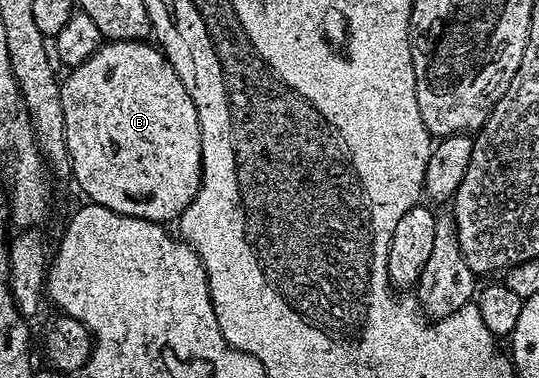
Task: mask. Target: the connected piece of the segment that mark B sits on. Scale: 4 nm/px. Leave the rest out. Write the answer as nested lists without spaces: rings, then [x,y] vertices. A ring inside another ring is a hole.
[[[105,41],[99,50],[82,64],[71,67],[63,75],[60,91],[62,92],[62,112],[66,112],[66,148],[70,148],[72,161],[72,178],[80,185],[87,201],[93,206],[110,208],[119,214],[145,218],[151,222],[172,224],[179,219],[180,213],[194,200],[200,187],[200,161],[202,160],[202,132],[198,124],[198,108],[194,100],[190,100],[190,92],[186,92],[186,84],[178,80],[178,72],[169,64],[164,51],[155,45],[143,42],[109,42]]]

